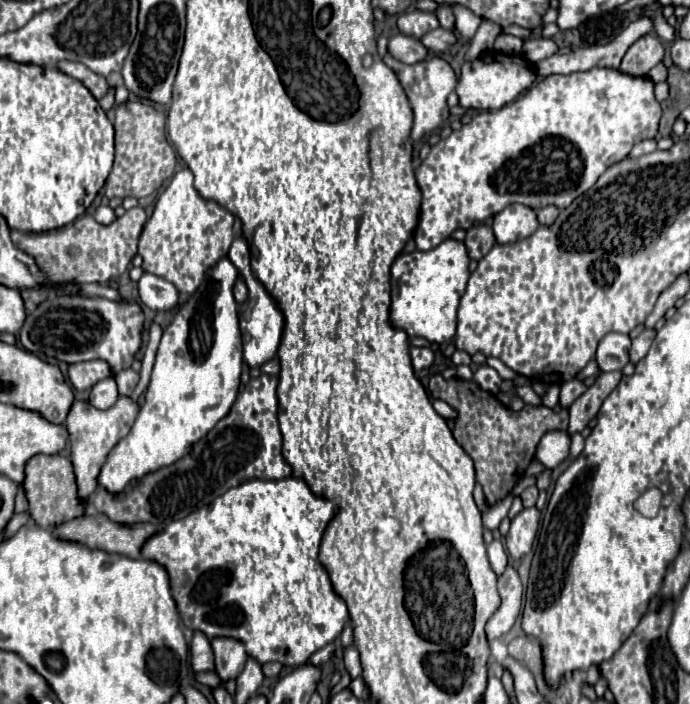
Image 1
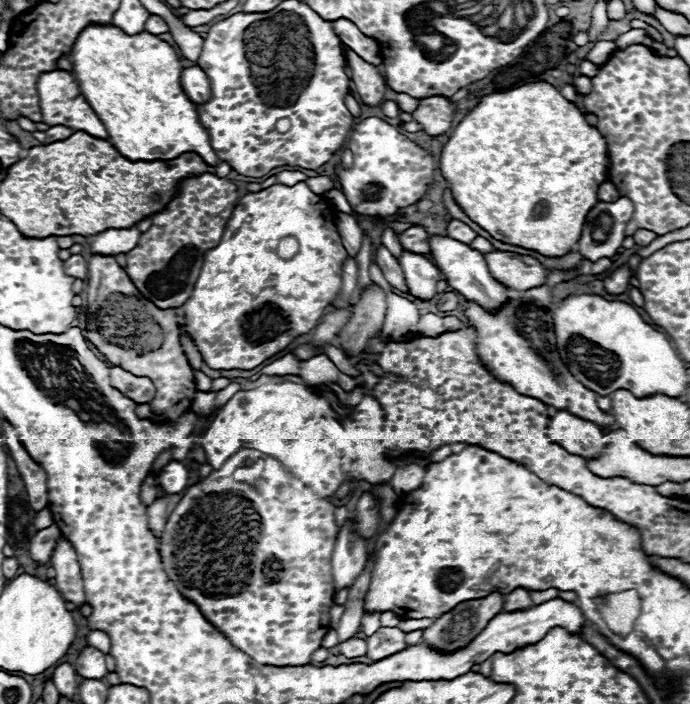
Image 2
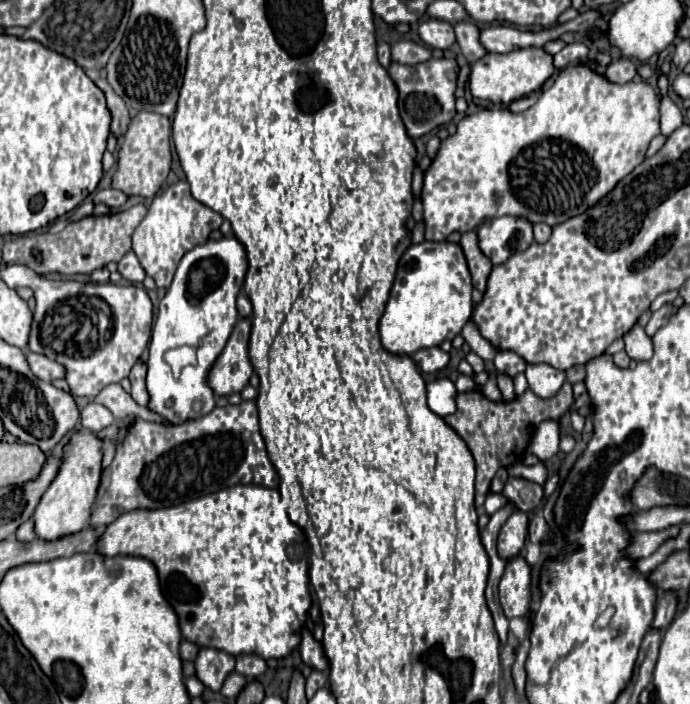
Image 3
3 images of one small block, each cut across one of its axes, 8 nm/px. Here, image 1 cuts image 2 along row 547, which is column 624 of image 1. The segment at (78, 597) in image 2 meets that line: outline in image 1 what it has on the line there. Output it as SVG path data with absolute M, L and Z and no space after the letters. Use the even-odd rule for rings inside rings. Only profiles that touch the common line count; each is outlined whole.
M646 34L628 48L618 70L632 76L646 76L658 62L662 62L662 58L664 58L662 40L656 34Z

